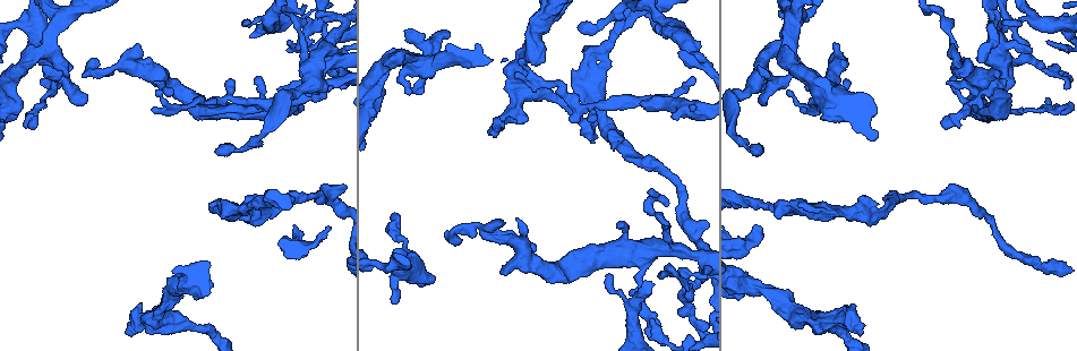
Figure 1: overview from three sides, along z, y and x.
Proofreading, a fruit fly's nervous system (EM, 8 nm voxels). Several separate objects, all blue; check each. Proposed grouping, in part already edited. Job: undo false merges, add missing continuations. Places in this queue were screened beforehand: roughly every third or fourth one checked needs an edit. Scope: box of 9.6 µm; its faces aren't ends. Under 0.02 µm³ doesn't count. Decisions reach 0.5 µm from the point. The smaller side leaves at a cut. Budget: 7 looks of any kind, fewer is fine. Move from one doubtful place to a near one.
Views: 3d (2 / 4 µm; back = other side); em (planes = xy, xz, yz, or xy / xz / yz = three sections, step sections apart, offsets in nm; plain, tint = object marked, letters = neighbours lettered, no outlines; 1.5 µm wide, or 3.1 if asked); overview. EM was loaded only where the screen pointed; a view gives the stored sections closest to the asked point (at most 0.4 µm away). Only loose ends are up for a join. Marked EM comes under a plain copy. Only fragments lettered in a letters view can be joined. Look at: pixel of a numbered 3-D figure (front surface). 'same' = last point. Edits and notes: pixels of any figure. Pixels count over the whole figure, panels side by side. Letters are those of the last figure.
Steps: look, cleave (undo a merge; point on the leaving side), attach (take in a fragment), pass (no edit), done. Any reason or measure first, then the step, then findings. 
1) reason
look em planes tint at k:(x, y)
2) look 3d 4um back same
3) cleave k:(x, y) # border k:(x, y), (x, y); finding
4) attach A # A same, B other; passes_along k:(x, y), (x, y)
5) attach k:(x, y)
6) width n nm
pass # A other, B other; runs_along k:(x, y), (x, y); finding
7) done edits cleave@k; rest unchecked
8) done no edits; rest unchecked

tapers out
look 3d 2um back at 1:(515, 74)

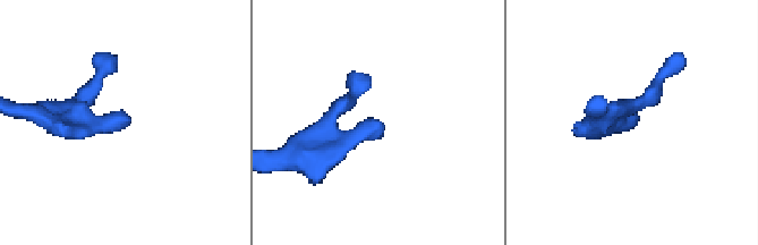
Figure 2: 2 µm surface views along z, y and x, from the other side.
look em xy step 8 tint at 2:(632, 117)

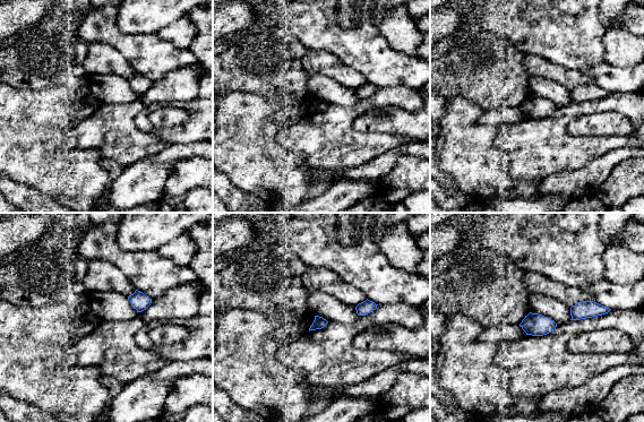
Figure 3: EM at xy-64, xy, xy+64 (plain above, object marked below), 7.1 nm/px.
another direction
look em planes letters same

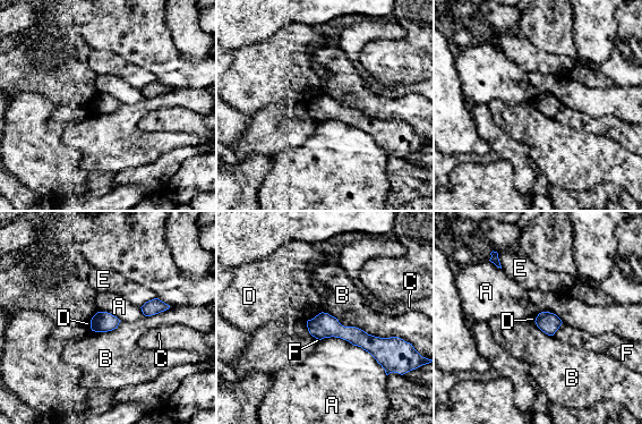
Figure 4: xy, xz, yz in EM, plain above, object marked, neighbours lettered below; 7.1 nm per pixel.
pass # A other, B other, C other, D other, E other, F other; border 4:(319, 339), (360, 346), (385, 371); no lettered fragment goes on from it

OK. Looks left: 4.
look em planes letters at 1:(806, 89)

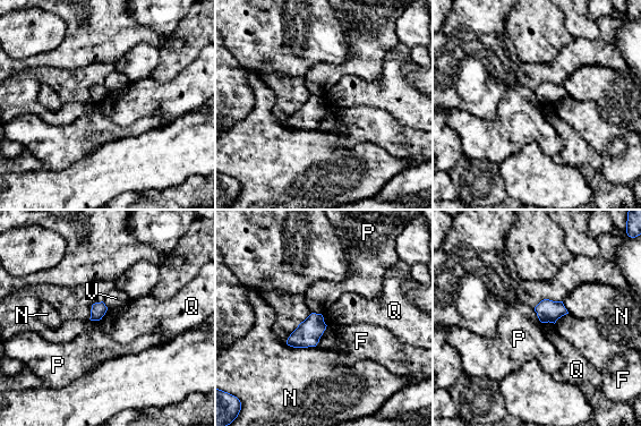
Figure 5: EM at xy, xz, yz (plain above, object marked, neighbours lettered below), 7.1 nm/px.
pass # F other, N other, P other, Q other, V other; border 5:(533, 308), (540, 321); no lettered fragment goes on from it

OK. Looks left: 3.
free end
look em planes tint at 1:(526, 119)

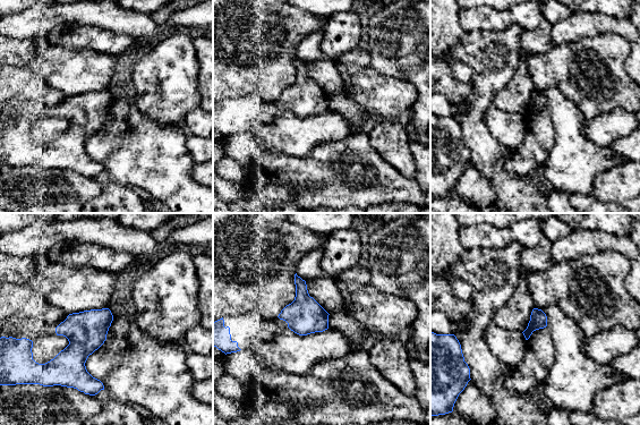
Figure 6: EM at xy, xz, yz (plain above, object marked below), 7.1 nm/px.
see the neighbours
look em planes letters same

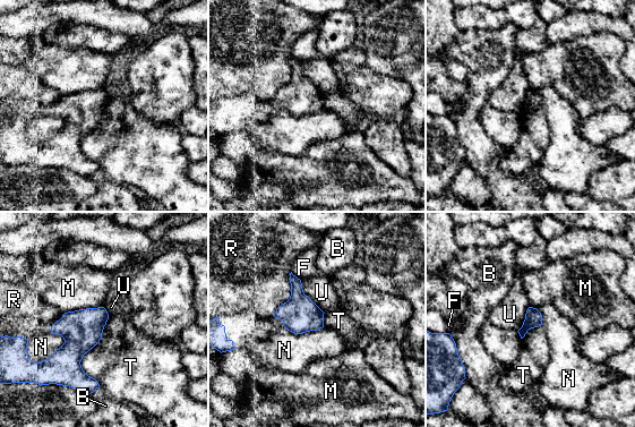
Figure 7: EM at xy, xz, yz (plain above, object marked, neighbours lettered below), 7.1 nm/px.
pass # B other, F other, M other, N other, R other, T other, U other; border 7:(109, 318), (80, 361), (99, 387); none of them fits

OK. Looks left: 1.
done no edits; rest unchecked

